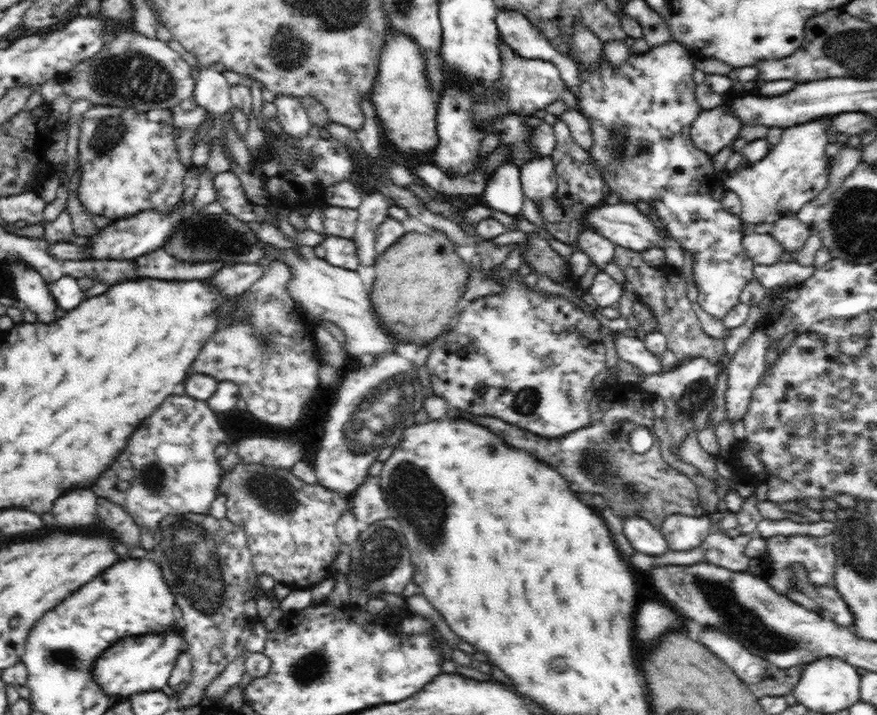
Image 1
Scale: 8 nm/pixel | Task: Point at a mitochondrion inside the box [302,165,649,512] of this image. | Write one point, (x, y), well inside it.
(376, 418)

